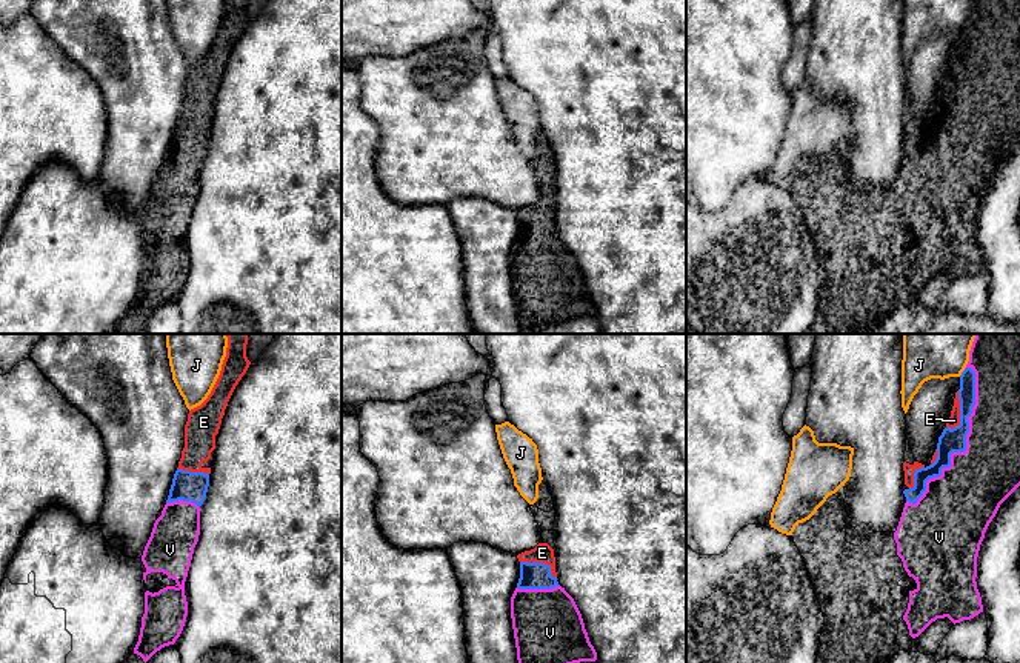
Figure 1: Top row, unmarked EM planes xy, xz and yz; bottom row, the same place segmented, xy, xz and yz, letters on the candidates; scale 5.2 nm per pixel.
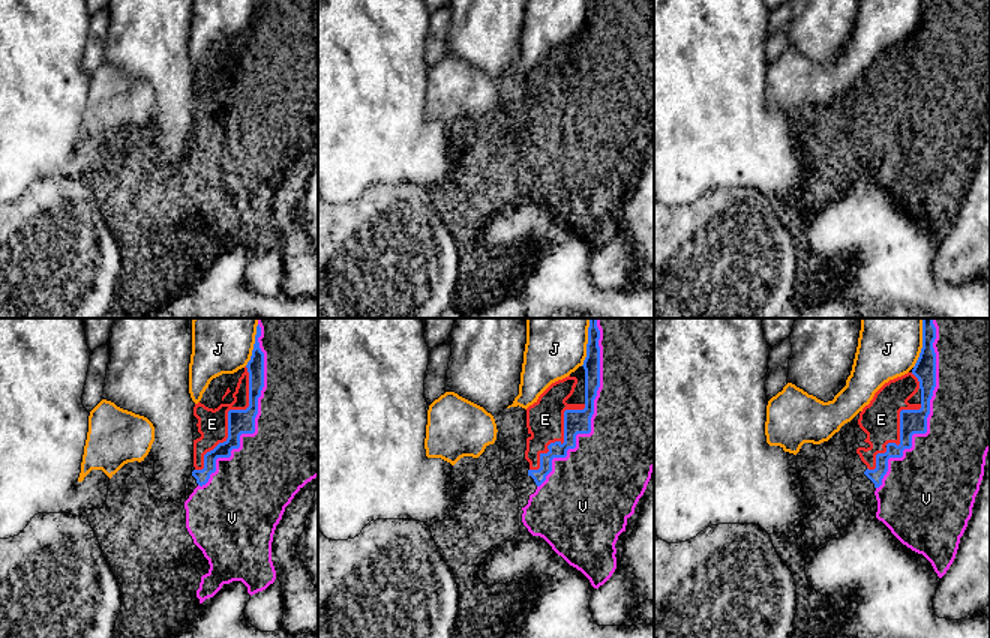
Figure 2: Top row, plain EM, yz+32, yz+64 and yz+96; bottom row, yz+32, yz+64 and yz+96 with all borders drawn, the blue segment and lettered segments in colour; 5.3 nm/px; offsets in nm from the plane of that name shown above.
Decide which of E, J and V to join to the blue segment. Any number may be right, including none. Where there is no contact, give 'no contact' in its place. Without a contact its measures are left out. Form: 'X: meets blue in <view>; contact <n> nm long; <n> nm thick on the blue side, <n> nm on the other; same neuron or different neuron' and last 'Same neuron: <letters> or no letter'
E: meets blue in yz; contact 220 nm long; 130 nm thick on the blue side, 60 nm on the other; same neuron
J: meets blue in yz; contact 50 nm long; 100 nm thick on the blue side, 190 nm on the other; different neuron
V: meets blue in yz; contact 800 nm long; 130 nm thick on the blue side, 360 nm on the other; same neuron
Same neuron: E, V

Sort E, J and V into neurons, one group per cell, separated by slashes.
E V / J

